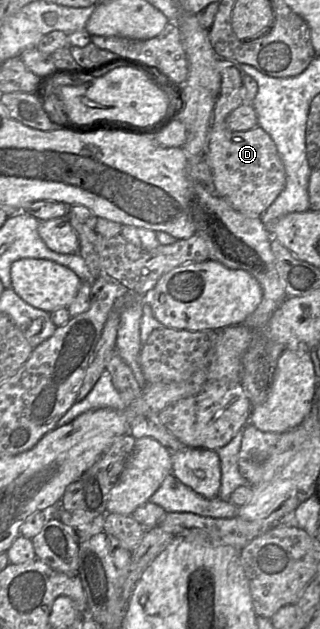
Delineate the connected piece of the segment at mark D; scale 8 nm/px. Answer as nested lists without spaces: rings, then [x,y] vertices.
[[[219,58],[221,88],[216,100],[209,133],[209,159],[215,193],[234,209],[248,216],[258,216],[274,202],[286,183],[284,165],[271,137],[259,126],[247,131],[231,131],[226,125],[229,114],[243,103],[239,64]]]

